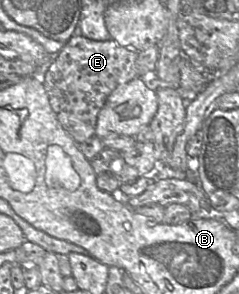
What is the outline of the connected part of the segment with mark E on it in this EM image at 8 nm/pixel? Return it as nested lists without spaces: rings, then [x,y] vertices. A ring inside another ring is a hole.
[[[72,36],[63,49],[52,57],[50,65],[39,75],[59,123],[77,144],[95,136],[97,117],[107,97],[118,86],[139,77],[135,67],[137,57],[138,52],[122,47],[114,40],[94,41],[84,36]]]

